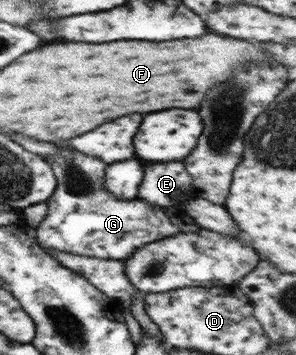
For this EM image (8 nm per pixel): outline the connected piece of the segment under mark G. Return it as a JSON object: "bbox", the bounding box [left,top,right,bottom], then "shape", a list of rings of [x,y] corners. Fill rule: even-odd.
{"bbox":[35,143,200,259],"shape":[[[64,143],[62,151],[68,155],[51,155],[46,161],[51,165],[57,179],[56,191],[45,202],[47,215],[35,229],[35,237],[42,250],[56,250],[86,257],[118,259],[128,257],[146,243],[164,239],[178,233],[194,233],[200,227],[190,218],[182,205],[154,207],[144,201],[118,201],[106,192],[104,176],[106,165],[84,153],[70,153]]]}

